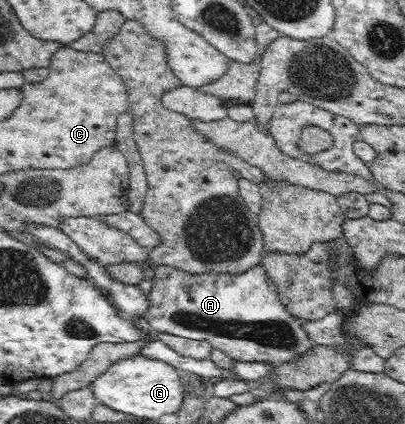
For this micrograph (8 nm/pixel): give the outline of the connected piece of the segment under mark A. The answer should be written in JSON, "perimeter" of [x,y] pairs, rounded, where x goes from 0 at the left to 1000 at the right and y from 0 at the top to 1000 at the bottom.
{"perimeter":[[[393,625],[373,658],[375,684],[365,696],[358,748],[383,783],[509,804],[526,823],[553,828],[580,854],[654,854],[689,863],[748,840],[778,814],[753,785],[748,757],[714,738],[691,710],[679,670],[649,625],[625,627],[595,646],[472,646],[415,625]]]}

